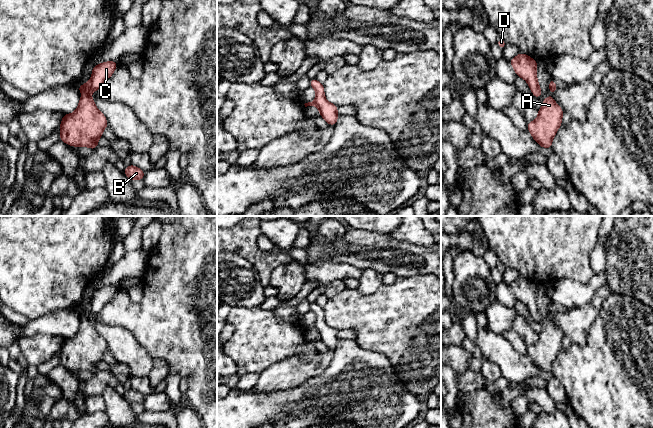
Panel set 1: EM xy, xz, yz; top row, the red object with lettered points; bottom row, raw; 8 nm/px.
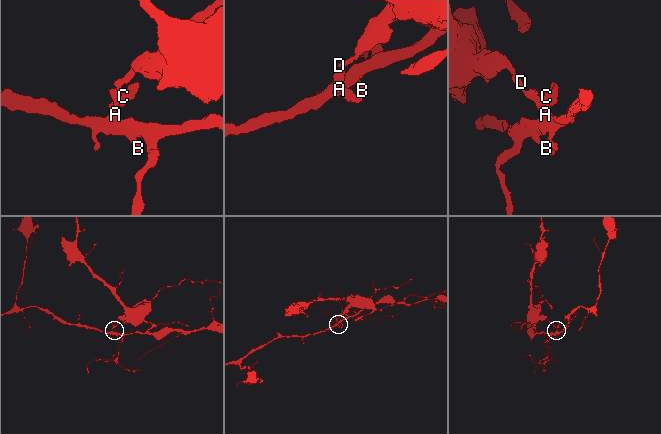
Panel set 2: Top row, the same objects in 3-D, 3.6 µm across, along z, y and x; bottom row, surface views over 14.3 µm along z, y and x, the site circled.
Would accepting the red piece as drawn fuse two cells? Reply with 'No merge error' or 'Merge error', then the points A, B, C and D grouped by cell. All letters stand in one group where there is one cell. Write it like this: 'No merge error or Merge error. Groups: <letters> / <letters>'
Merge error. Groups: A B / C D

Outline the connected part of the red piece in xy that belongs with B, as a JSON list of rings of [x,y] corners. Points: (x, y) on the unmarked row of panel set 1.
[[[130,388],[129,390],[125,391],[124,397],[127,400],[127,402],[131,405],[136,403],[143,404],[145,396],[140,392]]]

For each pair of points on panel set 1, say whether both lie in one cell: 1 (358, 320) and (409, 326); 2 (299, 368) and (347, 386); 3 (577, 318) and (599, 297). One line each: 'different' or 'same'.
1: same
2: different
3: same

